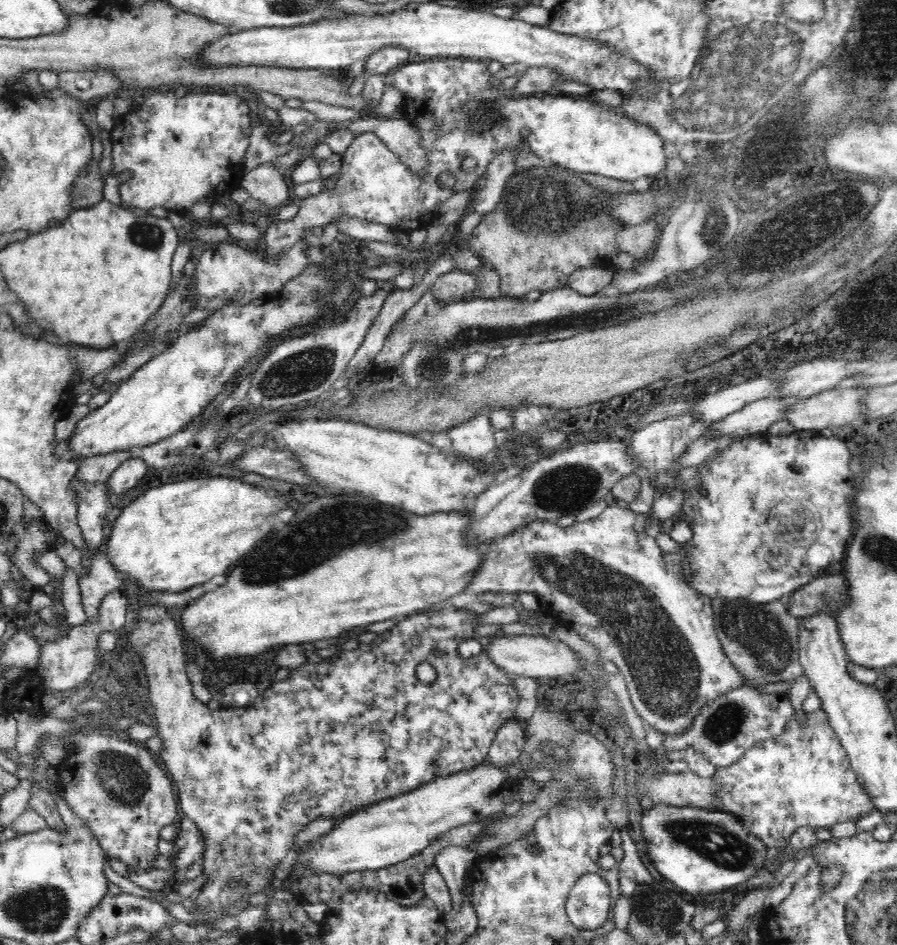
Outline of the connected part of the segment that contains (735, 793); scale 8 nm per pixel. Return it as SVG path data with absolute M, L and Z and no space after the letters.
M819 708L816 711L811 713L805 712L808 716L805 725L801 727L798 723L798 720L795 716L792 716L792 720L790 722L786 722L786 730L778 739L767 739L764 741L760 741L758 744L754 744L736 764L732 764L732 766L728 766L728 768L720 768L717 767L716 774L712 776L712 781L718 784L718 798L712 802L712 806L710 806L710 810L714 811L724 811L730 812L740 821L744 822L744 825L752 831L752 834L756 835L758 839L764 842L764 845L768 847L768 852L771 855L780 854L782 860L786 859L788 853L783 854L783 851L777 851L778 847L784 846L785 844L789 844L790 835L793 833L793 830L796 830L796 827L800 828L801 826L808 826L815 831L817 828L827 828L830 829L834 824L838 824L838 822L856 822L861 816L865 816L865 814L870 813L874 810L874 802L868 796L868 793L864 790L864 787L858 782L856 776L854 776L854 772L851 769L851 760L845 751L845 748L842 746L841 741L838 739L836 733L834 733L834 729L829 725L829 720L827 714Z

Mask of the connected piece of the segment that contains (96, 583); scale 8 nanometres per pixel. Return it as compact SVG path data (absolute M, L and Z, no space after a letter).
M100 546L91 552L89 556L91 569L86 577L80 578L79 582L81 602L84 605L87 620L90 622L98 622L100 604L110 592L125 588L124 581L110 565L103 547Z

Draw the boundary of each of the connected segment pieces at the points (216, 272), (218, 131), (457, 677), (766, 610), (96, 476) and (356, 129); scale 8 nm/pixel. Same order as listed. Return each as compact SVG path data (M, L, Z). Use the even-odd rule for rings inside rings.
M304 235L290 250L281 253L278 259L268 261L266 251L264 254L253 248L231 242L214 244L207 249L196 266L196 308L208 310L220 310L228 304L244 305L260 298L264 293L280 291L282 286L288 283L294 276L304 272L310 265L310 258L306 254L308 246L312 244L311 236Z
M172 89L162 91L150 91L145 97L142 106L138 110L132 110L115 119L115 126L109 130L111 133L111 157L112 157L112 170L113 176L120 176L124 181L120 183L119 191L122 201L129 204L129 206L136 206L145 210L146 213L152 208L165 208L169 212L177 212L178 214L190 213L192 206L198 204L200 200L208 200L211 198L215 202L216 196L224 194L224 192L231 191L232 189L239 188L240 178L243 173L240 170L242 158L246 154L246 148L250 144L251 136L251 118L249 106L243 101L241 93L224 93L220 92L202 92L196 90L195 92L174 91Z
M140 598L139 613L132 631L128 635L128 642L129 646L134 648L141 658L145 672L143 682L148 686L150 703L155 706L155 717L158 724L156 736L162 739L165 747L165 751L160 750L157 758L170 775L172 785L176 786L176 790L178 790L180 810L183 811L183 815L188 816L197 824L205 842L203 873L207 874L207 881L193 898L200 914L191 914L194 917L194 922L199 922L200 925L204 922L210 922L210 920L216 920L216 918L222 918L224 910L228 906L232 906L234 902L240 902L240 900L251 902L253 899L261 897L262 890L266 886L276 883L272 871L277 868L286 854L293 850L292 844L296 834L306 824L314 822L316 818L327 816L328 818L335 818L337 822L342 821L349 815L364 810L370 805L406 794L418 788L420 784L481 765L488 758L490 746L494 743L501 726L504 726L510 719L515 719L514 712L516 712L516 706L520 702L520 694L512 683L512 676L498 667L492 661L492 658L488 657L486 651L482 650L477 656L469 658L462 657L458 651L458 646L464 640L476 638L474 630L478 630L478 626L480 626L478 615L470 613L464 607L438 604L432 610L427 609L423 613L410 614L408 617L397 619L392 628L378 633L372 642L360 643L357 648L341 652L341 655L334 655L329 661L320 663L306 661L302 663L300 666L291 669L288 678L285 680L274 681L263 686L254 702L248 704L247 707L212 710L192 694L192 687L185 671L187 665L185 642L182 640L178 622L172 616L174 616L174 610L164 607L162 604L148 604L145 598ZM426 661L429 661L437 672L436 680L432 684L422 683L416 675L416 668Z
M712 599L715 631L721 639L723 651L746 679L746 686L760 685L780 680L790 680L805 674L799 661L799 618L792 616L780 600L758 604L744 599Z
M126 450L108 452L104 455L82 460L75 478L90 484L107 483L118 466L132 458L131 450Z
M374 115L366 116L350 122L348 128L355 137L364 132L376 133L414 173L421 175L427 169L426 151L420 144L420 135L405 119L377 120Z

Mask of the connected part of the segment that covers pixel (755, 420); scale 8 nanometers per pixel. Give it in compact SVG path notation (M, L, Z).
M760 398L732 412L730 416L724 416L722 420L716 420L713 424L708 425L708 430L704 435L744 437L750 434L766 433L774 422L786 419L788 408L790 408L790 402L784 401L784 398Z

